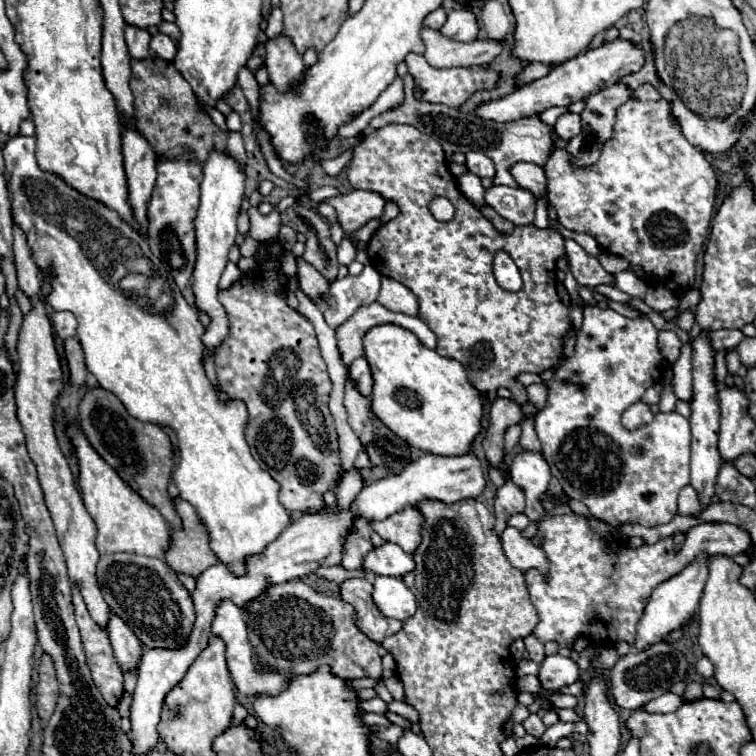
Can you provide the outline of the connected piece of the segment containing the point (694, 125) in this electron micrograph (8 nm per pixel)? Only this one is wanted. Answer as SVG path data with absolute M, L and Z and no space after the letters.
M680 100L672 102L672 114L680 122L686 140L704 152L724 152L738 140L738 128L732 128L732 124L712 128L712 120L704 120L704 116L688 112L688 104L680 104Z

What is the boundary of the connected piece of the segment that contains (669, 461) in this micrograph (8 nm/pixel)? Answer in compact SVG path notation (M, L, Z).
M586 306L584 308L584 322L582 328L578 330L576 336L576 346L574 346L574 354L556 368L554 378L548 386L548 402L546 406L534 416L534 426L536 426L536 434L542 442L542 456L548 462L552 474L558 478L558 482L562 484L564 492L574 498L580 500L588 506L588 510L592 512L592 516L596 516L598 520L610 524L610 526L618 526L622 522L634 522L634 524L642 524L642 526L658 526L658 524L666 524L672 520L672 516L676 514L676 500L678 500L678 492L690 482L688 476L688 464L690 464L690 424L684 416L680 414L656 414L654 422L650 422L650 426L642 426L640 434L630 434L630 430L626 430L620 422L620 416L624 412L626 406L630 406L632 402L640 400L642 394L646 392L648 386L652 386L654 382L662 380L662 354L658 350L658 336L656 336L656 328L650 320L646 318L626 318L618 312L614 312L612 308L598 308L598 306Z

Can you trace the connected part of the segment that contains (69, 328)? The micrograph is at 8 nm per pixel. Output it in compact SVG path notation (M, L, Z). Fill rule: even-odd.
M52 312L50 320L60 340L76 336L76 318L70 312Z

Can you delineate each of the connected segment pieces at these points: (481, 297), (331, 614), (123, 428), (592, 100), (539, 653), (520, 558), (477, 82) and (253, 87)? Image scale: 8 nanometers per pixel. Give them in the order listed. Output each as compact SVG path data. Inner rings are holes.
M388 124L372 132L364 142L360 142L352 154L348 178L352 188L378 192L386 200L394 200L400 206L400 214L394 220L382 224L372 234L366 246L366 254L370 264L382 276L390 276L398 280L400 284L408 286L416 294L420 302L418 318L438 336L436 352L440 356L448 356L462 362L462 366L466 366L470 384L488 402L494 402L498 398L496 396L498 388L504 386L512 392L512 398L516 402L524 404L528 400L526 390L516 382L516 374L544 372L554 368L562 354L568 330L572 328L568 306L562 302L556 288L558 286L556 262L560 257L567 259L564 238L552 228L540 230L534 224L516 226L512 234L498 232L492 226L492 222L484 218L480 210L472 206L458 190L458 184L446 166L446 158L440 144L430 136L424 136L420 130L412 128L410 124ZM436 194L446 196L454 204L456 214L450 222L438 222L430 214L428 202ZM500 250L504 250L514 260L514 264L522 274L524 284L518 292L508 292L500 288L494 278L492 260Z
M290 580L284 584L276 584L268 588L266 598L262 600L252 600L246 608L246 630L248 630L248 642L252 646L254 656L262 662L268 664L268 668L276 668L278 672L316 672L320 664L328 664L336 676L342 680L352 680L352 678L380 678L382 674L382 664L380 664L380 654L376 642L366 638L354 624L354 608L346 604L340 598L334 598L326 592L314 590L302 580Z
M96 386L86 392L82 398L80 406L80 426L92 444L92 448L112 466L118 470L118 474L152 506L158 508L158 512L166 518L166 522L172 528L180 528L182 522L172 506L172 498L166 490L170 482L170 474L174 468L174 458L172 458L172 444L168 434L158 426L150 422L140 422L132 418L122 402L108 390Z
M616 82L616 84L612 84L612 86L608 86L608 88L600 90L600 92L596 92L596 94L592 94L592 96L588 96L588 98L584 100L584 102L586 102L586 108L584 108L584 112L580 114L584 128L582 128L582 132L580 132L578 136L574 136L574 138L568 142L568 146L564 148L576 168L590 168L592 164L596 164L596 160L600 158L600 152L602 152L604 144L612 138L612 128L614 128L614 122L616 122L616 110L618 110L620 104L624 104L628 98L630 98L630 90L628 90L624 84Z
M532 634L524 638L524 646L536 664L540 664L544 660L544 644L540 640L536 640Z
M506 526L504 532L500 534L500 544L510 564L516 566L518 570L526 572L530 568L538 568L542 574L548 572L548 562L544 552L536 544L526 540L516 528Z
M412 52L404 58L404 62L406 62L408 72L412 74L416 86L420 88L420 100L446 104L452 108L458 108L466 98L470 98L480 88L494 88L494 84L498 80L498 74L488 72L486 68L442 68L442 70L438 70L438 68L432 68L424 60L424 56L412 54Z
M248 66L240 68L240 72L238 72L238 84L240 84L240 88L244 90L244 94L248 98L252 114L256 116L258 114L258 82L254 78L254 72Z

